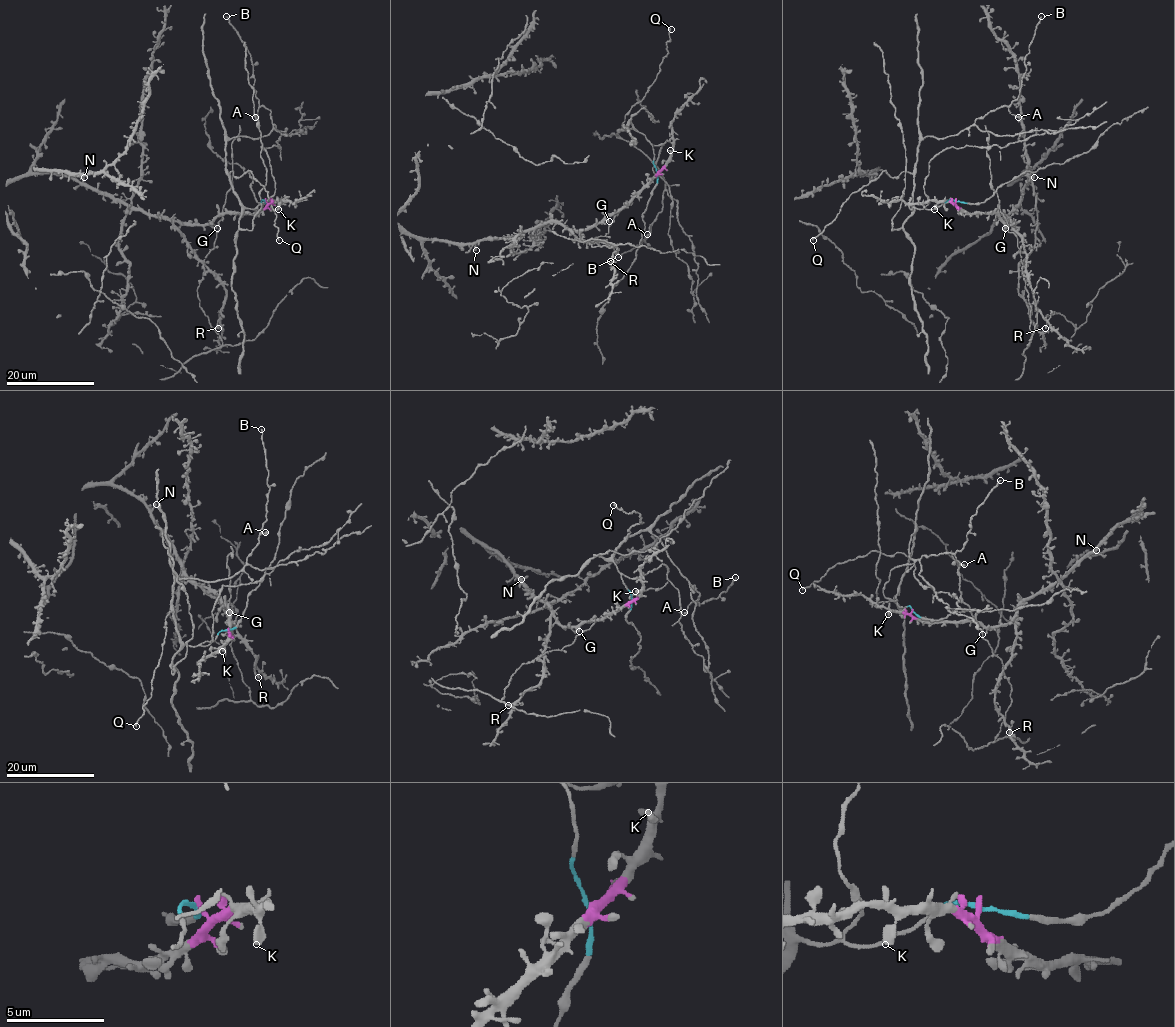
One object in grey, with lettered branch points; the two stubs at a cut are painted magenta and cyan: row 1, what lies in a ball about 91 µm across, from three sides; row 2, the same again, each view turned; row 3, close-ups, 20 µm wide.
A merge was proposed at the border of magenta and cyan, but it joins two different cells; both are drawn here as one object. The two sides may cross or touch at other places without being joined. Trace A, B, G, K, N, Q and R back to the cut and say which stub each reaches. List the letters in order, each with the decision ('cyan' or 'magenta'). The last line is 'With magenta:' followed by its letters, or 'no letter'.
A: cyan
B: cyan
G: magenta
K: magenta
N: magenta
Q: cyan
R: magenta
With magenta: G, K, N, R

